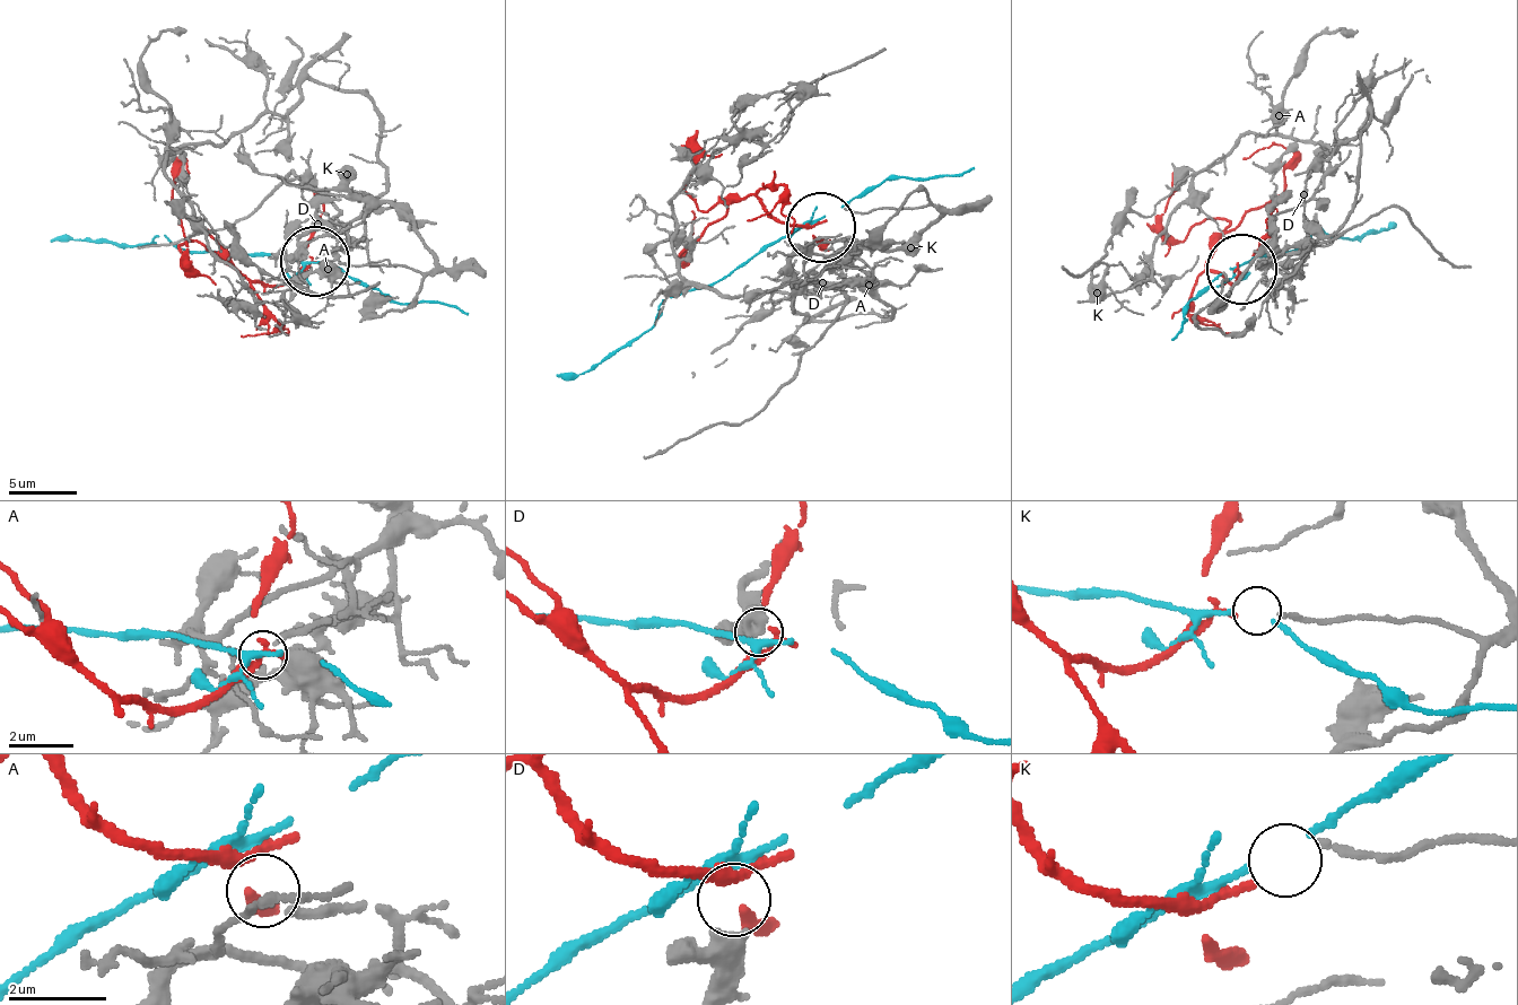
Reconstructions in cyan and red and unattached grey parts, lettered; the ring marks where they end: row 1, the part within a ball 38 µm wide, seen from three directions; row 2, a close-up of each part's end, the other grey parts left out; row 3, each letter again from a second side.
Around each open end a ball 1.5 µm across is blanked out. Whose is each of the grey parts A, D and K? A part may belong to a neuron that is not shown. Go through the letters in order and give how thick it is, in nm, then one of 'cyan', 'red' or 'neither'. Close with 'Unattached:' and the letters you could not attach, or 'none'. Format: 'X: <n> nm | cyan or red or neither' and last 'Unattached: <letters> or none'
A: 190 nm | neither
D: 600 nm | red
K: 140 nm | neither
Unattached: A, K

